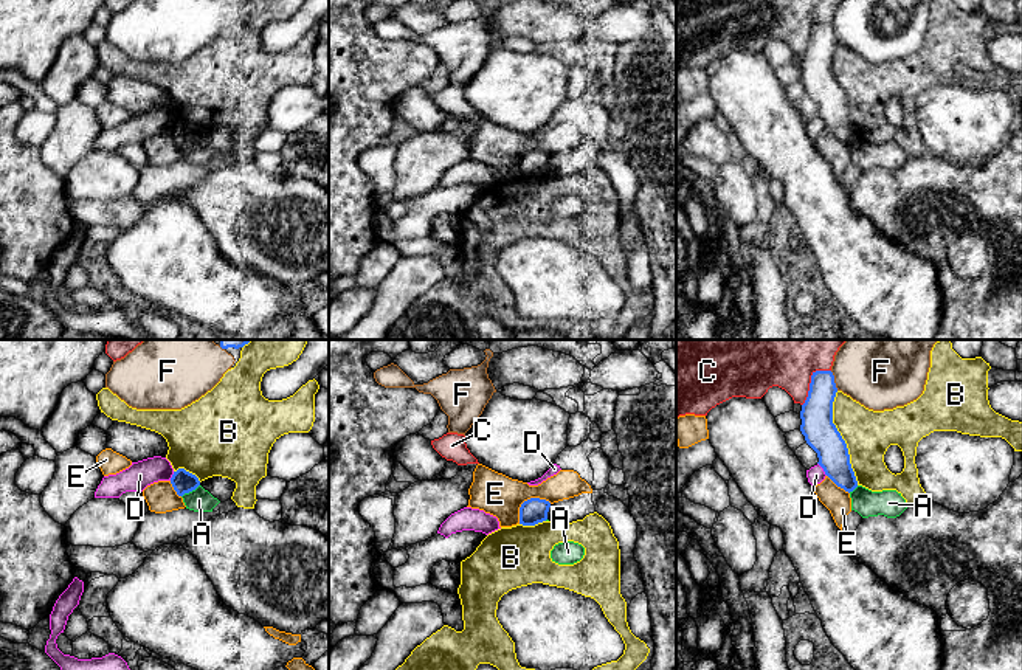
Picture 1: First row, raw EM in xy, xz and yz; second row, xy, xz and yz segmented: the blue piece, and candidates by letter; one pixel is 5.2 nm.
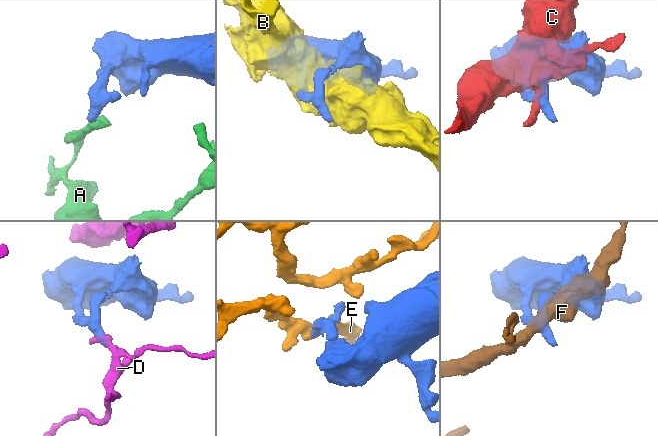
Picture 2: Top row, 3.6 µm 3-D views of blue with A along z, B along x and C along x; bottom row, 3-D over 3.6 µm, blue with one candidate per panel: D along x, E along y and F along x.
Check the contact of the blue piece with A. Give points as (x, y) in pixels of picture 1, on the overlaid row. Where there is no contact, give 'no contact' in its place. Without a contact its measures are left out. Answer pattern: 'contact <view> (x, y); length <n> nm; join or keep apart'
contact xy (189, 490); length 120 nm; keep apart

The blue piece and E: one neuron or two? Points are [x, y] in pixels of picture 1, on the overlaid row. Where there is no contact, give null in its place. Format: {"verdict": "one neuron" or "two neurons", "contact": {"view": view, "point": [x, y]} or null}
{"verdict": "two neurons", "contact": {"view": "xz", "point": [528, 500]}}

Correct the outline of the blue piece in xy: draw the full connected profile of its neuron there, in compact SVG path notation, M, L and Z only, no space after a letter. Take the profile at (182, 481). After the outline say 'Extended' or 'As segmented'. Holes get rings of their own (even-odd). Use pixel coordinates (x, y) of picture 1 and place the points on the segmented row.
M178 468L174 471L171 478L171 484L178 496L195 490L200 485L200 481L195 475L186 471L185 468Z. As segmented

